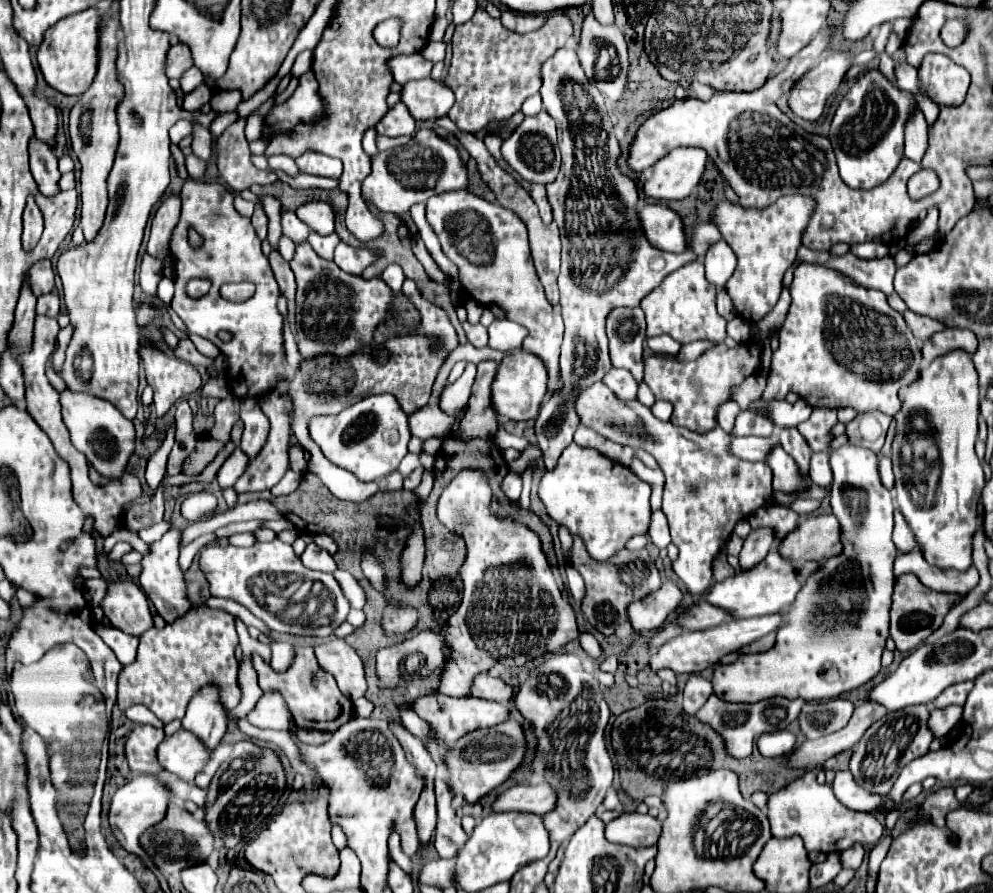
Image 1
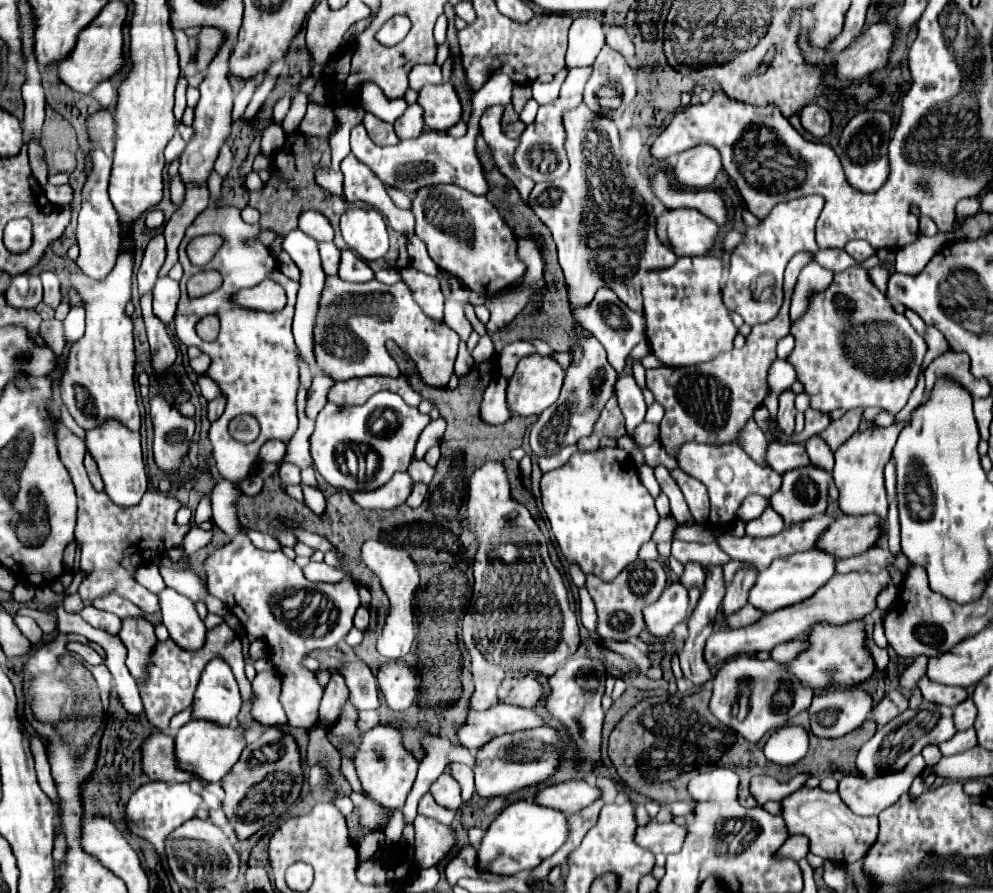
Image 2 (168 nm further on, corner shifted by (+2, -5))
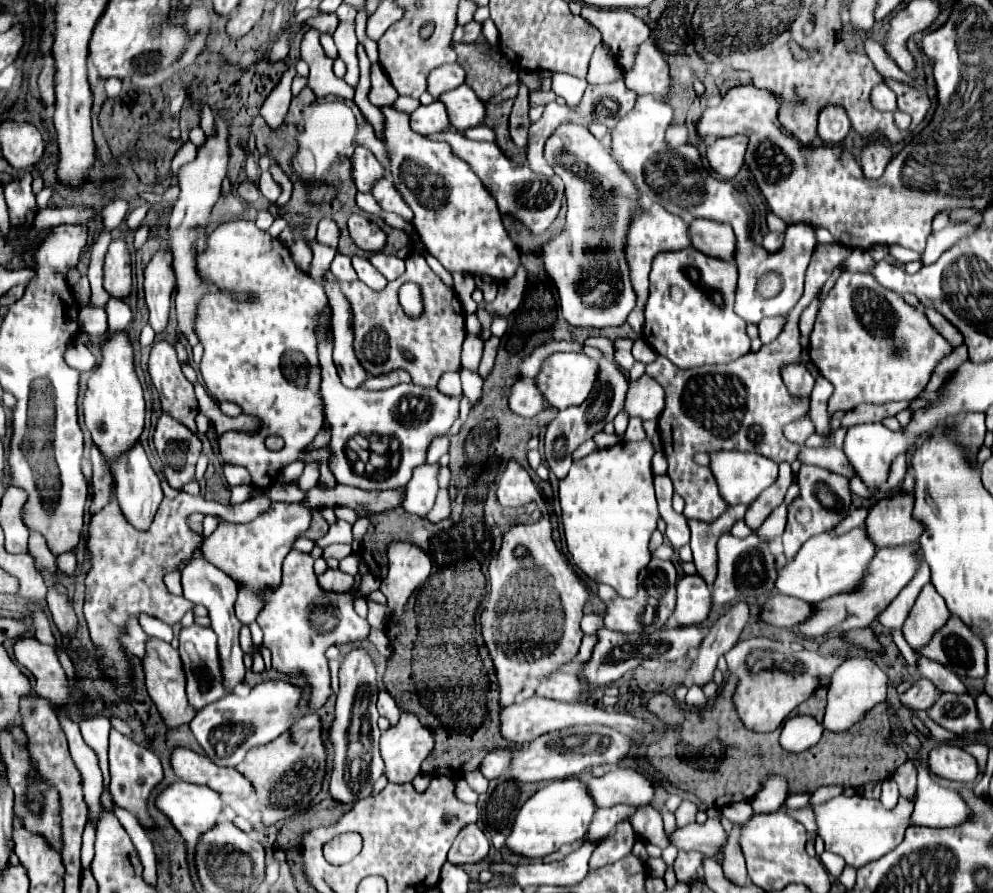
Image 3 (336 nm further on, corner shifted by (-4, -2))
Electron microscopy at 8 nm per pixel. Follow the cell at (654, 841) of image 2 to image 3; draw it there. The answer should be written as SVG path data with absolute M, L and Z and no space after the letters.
M708 819L704 825L690 823L670 835L672 845L684 851L700 851L706 857L714 857L726 847L726 831L718 819Z

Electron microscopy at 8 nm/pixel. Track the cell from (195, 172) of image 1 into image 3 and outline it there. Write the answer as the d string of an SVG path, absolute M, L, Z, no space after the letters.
M158 341L158 343L154 343L154 345L152 345L152 351L150 351L148 371L150 371L152 385L154 385L156 391L158 391L162 411L168 413L170 417L174 417L176 421L184 423L192 433L196 433L196 423L194 423L194 419L196 419L196 415L198 415L198 401L196 401L196 395L194 395L194 385L184 377L184 373L182 373L182 369L180 369L180 363L178 363L178 355L176 355L174 345L170 345L168 341Z

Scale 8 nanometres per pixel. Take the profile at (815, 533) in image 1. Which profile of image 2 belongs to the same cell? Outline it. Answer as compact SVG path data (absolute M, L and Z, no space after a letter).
M838 516L824 534L820 534L820 550L836 554L836 558L850 558L870 550L880 536L876 516Z

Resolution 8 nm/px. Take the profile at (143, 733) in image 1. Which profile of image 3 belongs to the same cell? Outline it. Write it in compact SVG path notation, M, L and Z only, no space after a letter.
M186 747L174 749L172 767L180 779L188 783L206 785L218 793L236 793L244 799L254 793L254 787L248 783L248 779L242 773L238 773L232 767L218 767L210 763L210 759Z

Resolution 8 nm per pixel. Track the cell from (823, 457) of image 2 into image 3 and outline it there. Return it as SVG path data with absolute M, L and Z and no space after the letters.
M818 375L816 377L816 385L812 389L812 395L810 395L810 417L816 425L816 433L820 435L828 435L830 433L830 427L828 427L828 411L826 411L826 401L830 399L834 387L832 383Z

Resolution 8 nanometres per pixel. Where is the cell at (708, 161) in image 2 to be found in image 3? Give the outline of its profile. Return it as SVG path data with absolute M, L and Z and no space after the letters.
M734 135L734 137L722 137L708 145L708 161L714 171L718 171L722 177L732 179L738 175L738 171L744 165L744 153L748 147L746 135Z

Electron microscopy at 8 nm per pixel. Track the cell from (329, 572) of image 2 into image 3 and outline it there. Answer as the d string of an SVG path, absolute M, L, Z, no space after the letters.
M328 569L324 575L318 577L318 583L322 589L326 591L350 591L350 587L354 585L354 577L348 573L342 573L340 569Z

